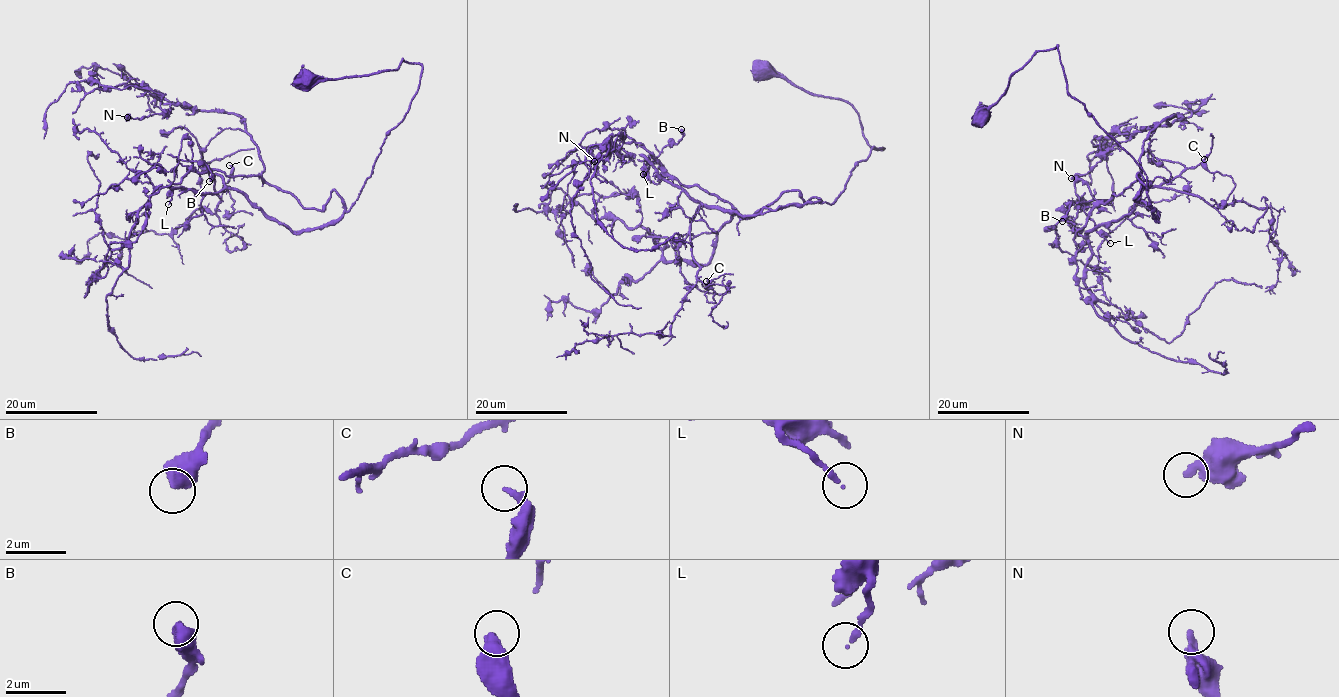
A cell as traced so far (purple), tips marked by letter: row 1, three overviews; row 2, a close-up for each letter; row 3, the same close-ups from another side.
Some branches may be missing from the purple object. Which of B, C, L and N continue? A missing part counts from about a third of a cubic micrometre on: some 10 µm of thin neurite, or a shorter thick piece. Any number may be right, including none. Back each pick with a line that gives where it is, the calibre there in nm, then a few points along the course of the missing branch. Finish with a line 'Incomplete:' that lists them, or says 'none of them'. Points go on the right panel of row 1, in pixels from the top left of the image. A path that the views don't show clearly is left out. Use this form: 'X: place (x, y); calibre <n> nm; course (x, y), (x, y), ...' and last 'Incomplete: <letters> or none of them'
Incomplete: none of them

